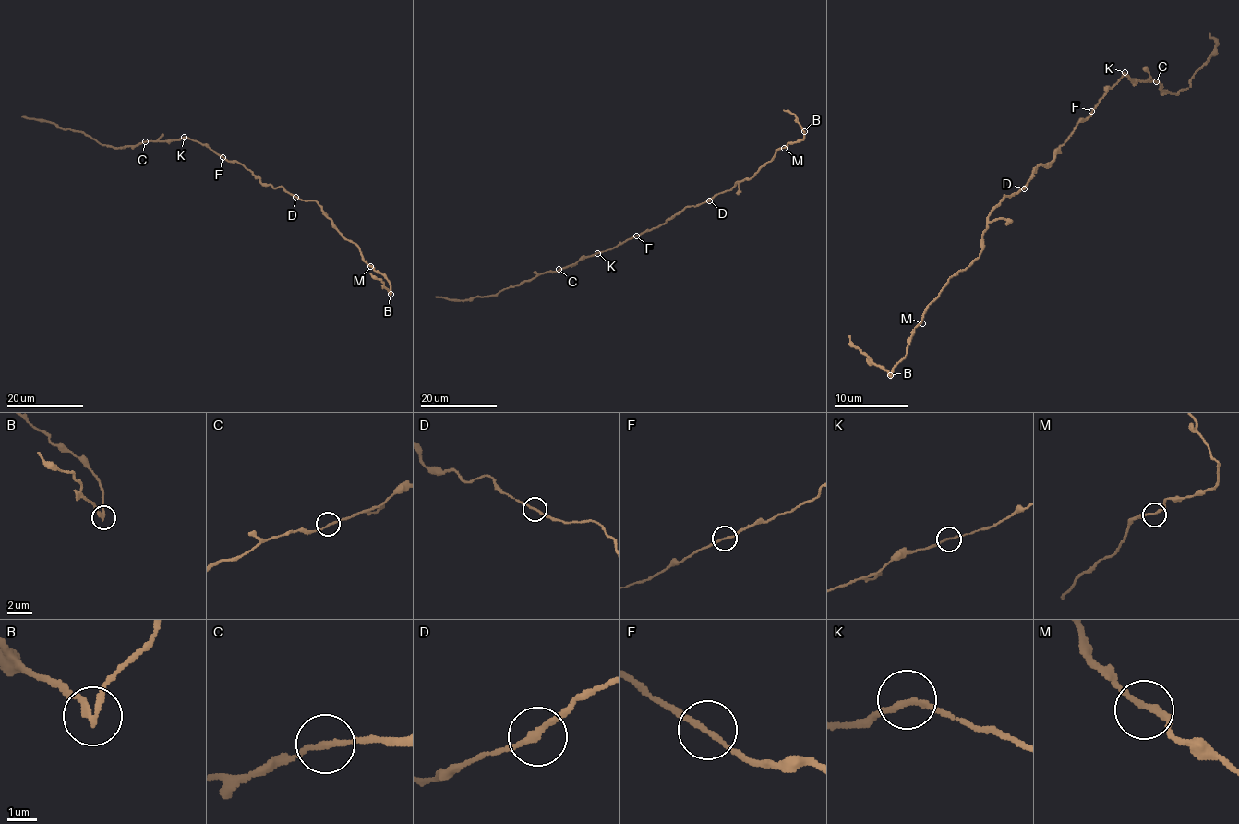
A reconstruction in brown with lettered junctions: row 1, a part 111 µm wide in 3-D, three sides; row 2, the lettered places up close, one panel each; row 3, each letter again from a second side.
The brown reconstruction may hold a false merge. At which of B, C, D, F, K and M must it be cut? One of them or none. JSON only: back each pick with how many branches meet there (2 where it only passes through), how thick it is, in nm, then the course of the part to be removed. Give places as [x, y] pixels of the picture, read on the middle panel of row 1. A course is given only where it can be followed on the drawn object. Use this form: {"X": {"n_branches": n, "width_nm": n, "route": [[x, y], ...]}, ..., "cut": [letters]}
{"B": {"n_branches": 2, "width_nm": 190, "route": [[804, 131], [796, 117], [783, 110]]}, "cut": ["B"]}

